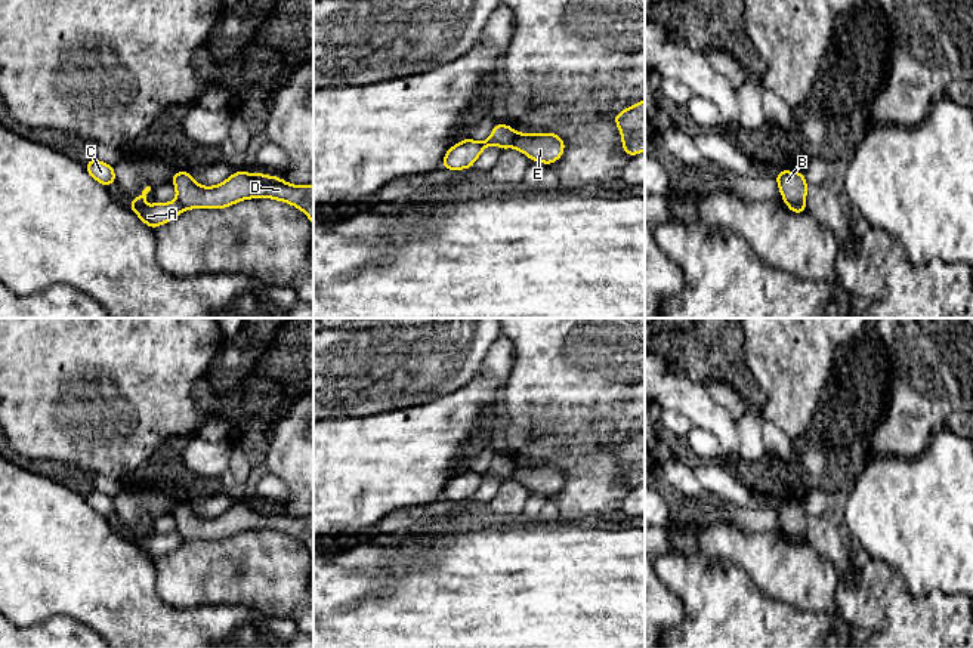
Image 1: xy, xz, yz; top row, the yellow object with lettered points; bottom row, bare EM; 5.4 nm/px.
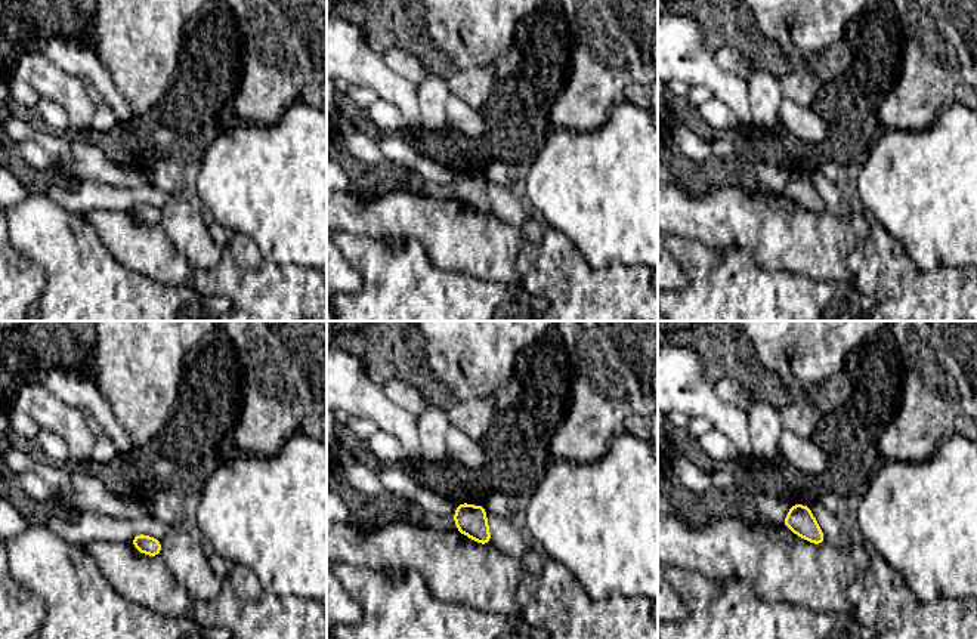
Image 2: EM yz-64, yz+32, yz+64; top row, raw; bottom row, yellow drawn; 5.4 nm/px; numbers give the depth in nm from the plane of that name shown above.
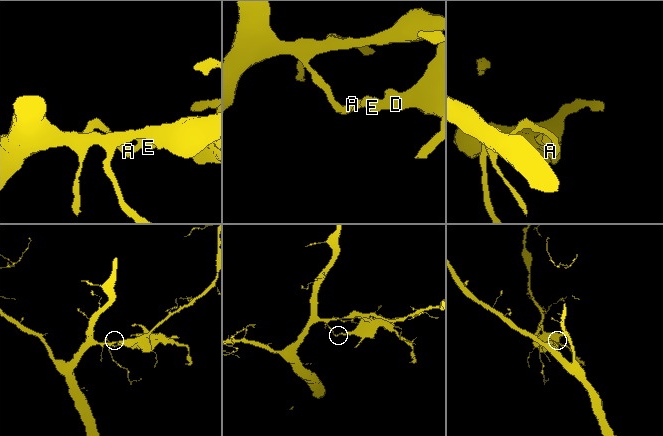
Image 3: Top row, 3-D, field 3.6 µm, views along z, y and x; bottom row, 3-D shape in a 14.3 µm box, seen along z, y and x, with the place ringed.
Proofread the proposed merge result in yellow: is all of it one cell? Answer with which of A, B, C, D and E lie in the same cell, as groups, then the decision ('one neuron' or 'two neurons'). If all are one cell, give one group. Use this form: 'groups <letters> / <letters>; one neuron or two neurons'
groups A C / B D E; two neurons

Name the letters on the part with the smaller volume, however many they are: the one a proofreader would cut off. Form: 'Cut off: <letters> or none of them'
Cut off: B, D, E

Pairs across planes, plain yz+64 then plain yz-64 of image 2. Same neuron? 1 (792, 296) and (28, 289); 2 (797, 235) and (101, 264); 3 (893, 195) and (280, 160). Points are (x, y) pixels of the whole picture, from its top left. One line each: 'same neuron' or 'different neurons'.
1: different neurons
2: different neurons
3: same neuron

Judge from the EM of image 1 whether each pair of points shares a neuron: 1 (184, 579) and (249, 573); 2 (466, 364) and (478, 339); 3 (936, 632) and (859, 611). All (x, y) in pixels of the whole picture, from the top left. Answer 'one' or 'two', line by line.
1: one
2: one
3: one

